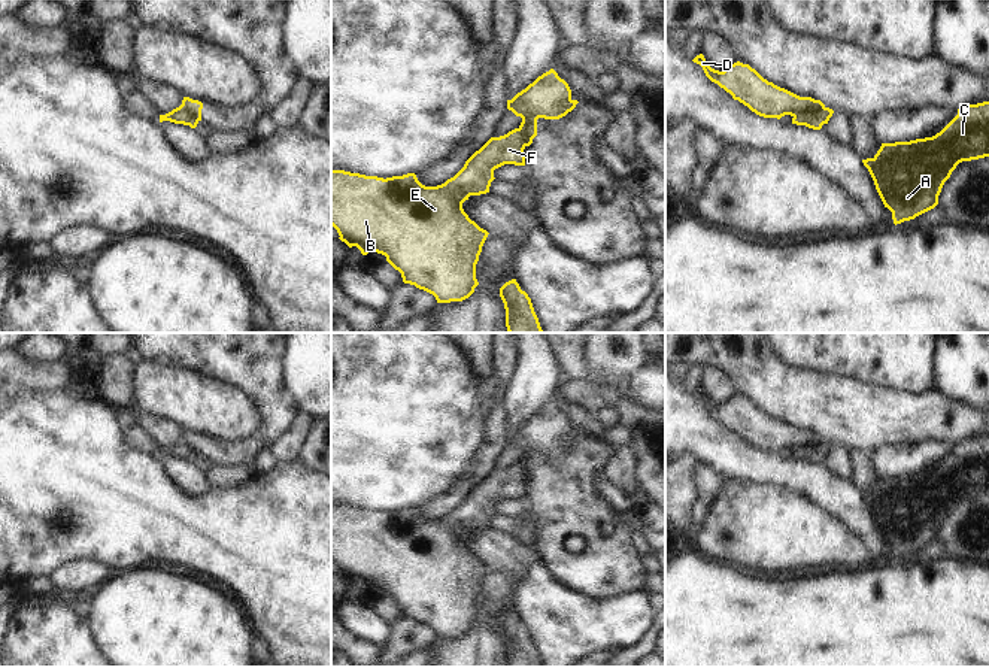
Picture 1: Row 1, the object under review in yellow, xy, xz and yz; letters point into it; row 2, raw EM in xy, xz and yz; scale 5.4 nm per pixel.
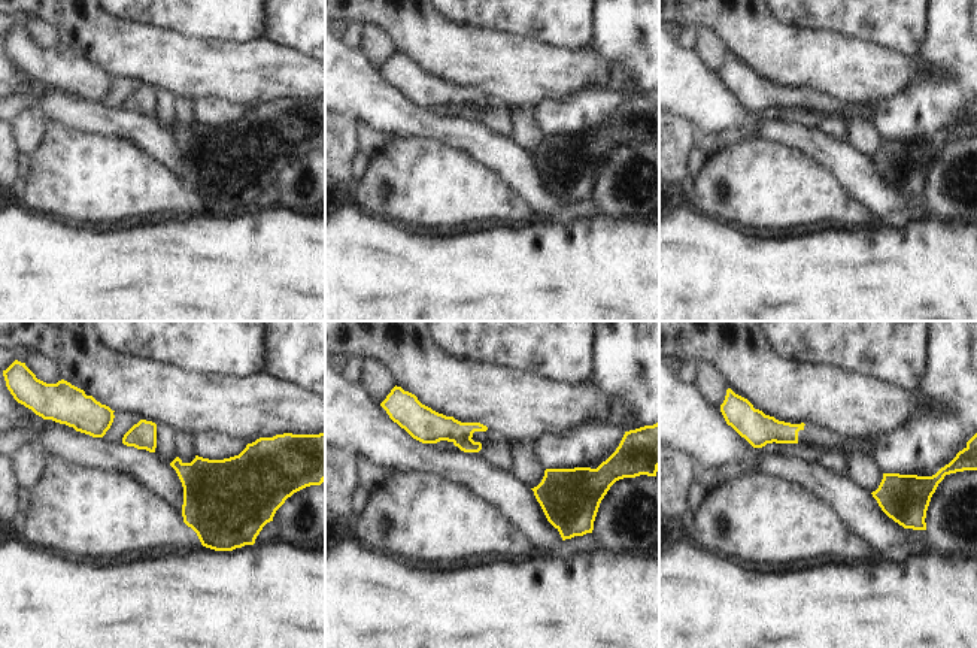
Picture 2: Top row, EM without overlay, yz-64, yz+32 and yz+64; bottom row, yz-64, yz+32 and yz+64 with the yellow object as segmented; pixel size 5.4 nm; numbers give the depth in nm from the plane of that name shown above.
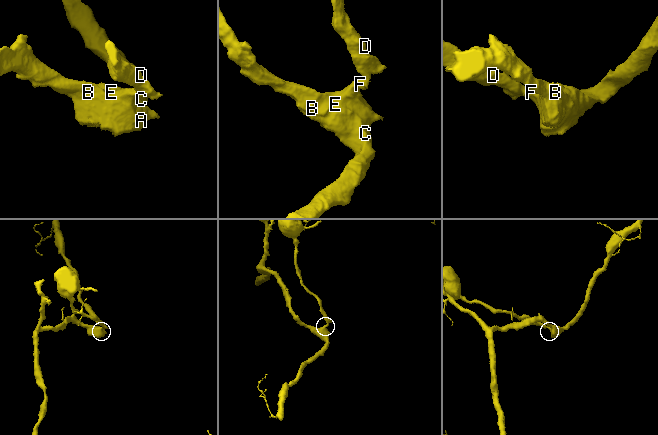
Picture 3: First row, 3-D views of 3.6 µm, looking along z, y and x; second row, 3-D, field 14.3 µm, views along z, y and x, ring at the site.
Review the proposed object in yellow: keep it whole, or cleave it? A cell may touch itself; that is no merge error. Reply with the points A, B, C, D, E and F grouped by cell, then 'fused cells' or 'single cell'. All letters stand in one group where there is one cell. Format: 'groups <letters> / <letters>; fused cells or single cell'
groups A B C E F / D; fused cells

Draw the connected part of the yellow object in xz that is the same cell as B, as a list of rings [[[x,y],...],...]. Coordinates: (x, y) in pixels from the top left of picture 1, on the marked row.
[[[519,128],[500,137],[491,137],[476,151],[464,167],[445,184],[437,187],[422,185],[415,173],[392,178],[365,176],[345,170],[331,170],[331,225],[337,230],[339,239],[349,248],[357,246],[362,255],[377,252],[401,273],[403,282],[415,285],[433,294],[437,303],[462,301],[468,298],[479,285],[476,264],[488,231],[480,228],[462,209],[470,195],[489,192],[494,170],[504,164],[525,166],[525,139]]]

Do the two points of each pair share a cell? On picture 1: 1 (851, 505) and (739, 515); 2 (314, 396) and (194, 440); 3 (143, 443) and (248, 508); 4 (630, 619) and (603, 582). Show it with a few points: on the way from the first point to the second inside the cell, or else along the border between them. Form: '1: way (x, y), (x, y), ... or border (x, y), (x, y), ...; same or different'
1: border (791, 491), (807, 496), (839, 517), (851, 528); different
2: border (282, 370), (285, 388), (300, 411); different
3: border (126, 442), (139, 451), (158, 457); different
4: border (640, 588), (606, 599), (588, 599), (579, 594); different

